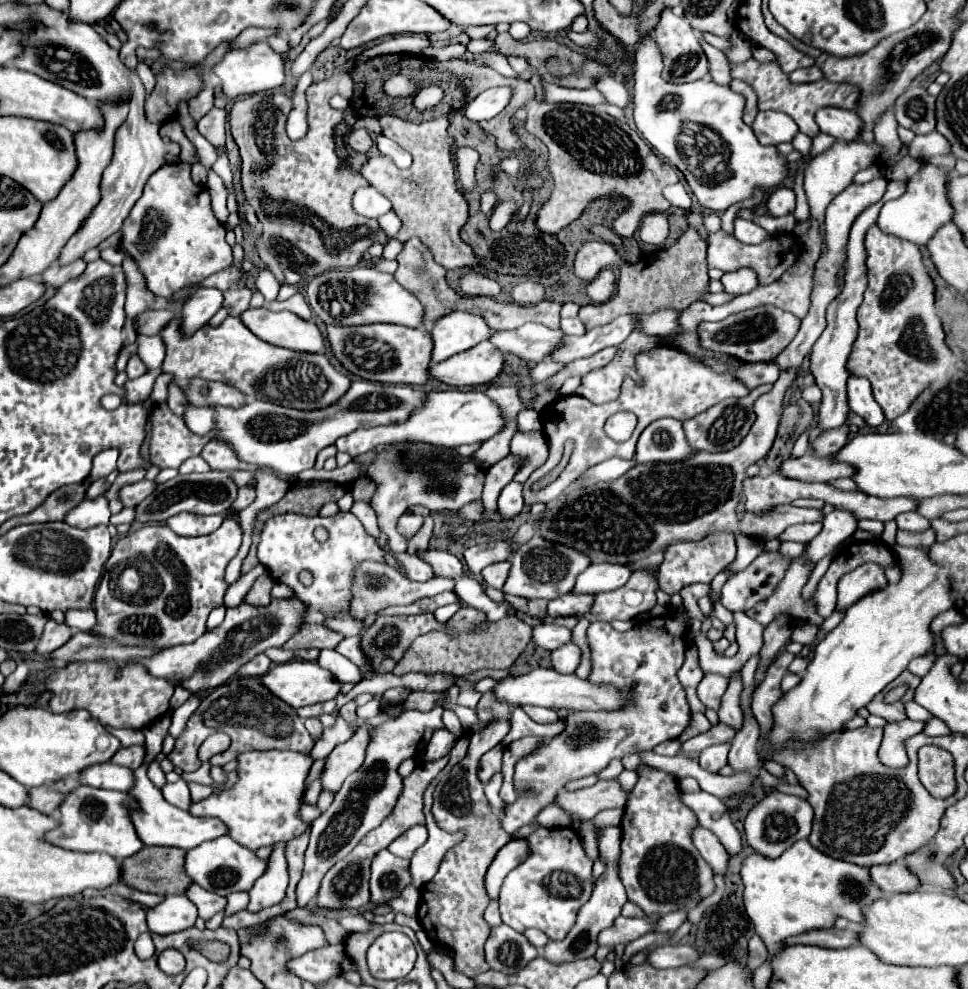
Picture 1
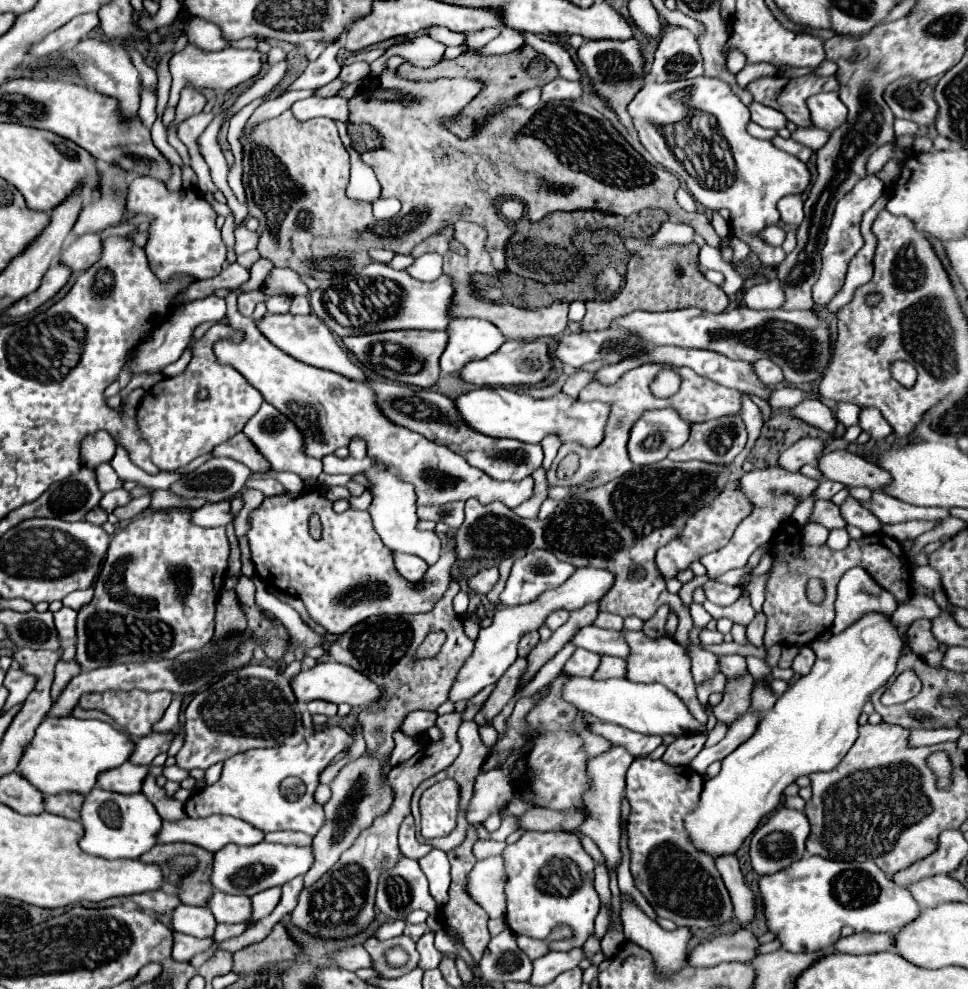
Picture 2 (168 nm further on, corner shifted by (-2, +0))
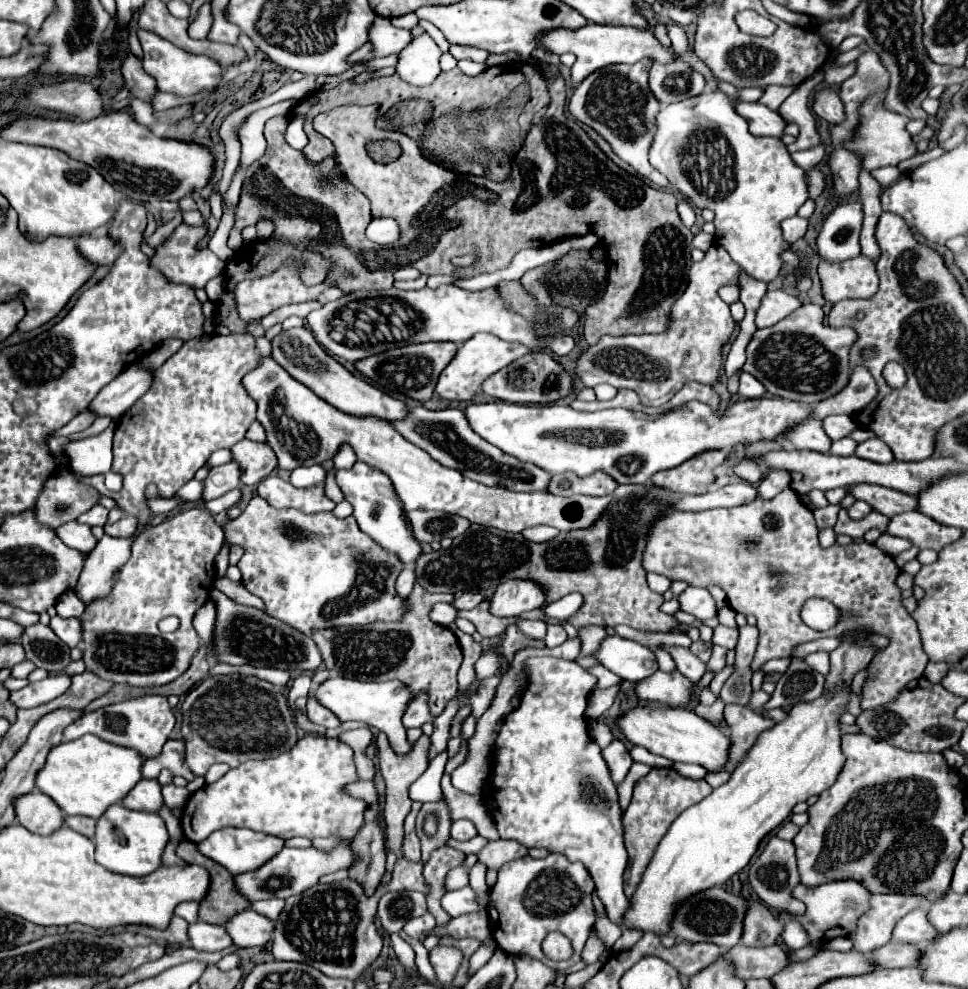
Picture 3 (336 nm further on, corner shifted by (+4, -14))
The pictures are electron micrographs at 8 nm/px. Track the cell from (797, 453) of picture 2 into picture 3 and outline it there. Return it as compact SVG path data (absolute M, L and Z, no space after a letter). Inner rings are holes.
M770 470L766 474L766 478L760 482L758 486L758 494L760 498L774 498L776 494L780 494L784 488L788 488L792 482L792 474L786 474L786 470Z

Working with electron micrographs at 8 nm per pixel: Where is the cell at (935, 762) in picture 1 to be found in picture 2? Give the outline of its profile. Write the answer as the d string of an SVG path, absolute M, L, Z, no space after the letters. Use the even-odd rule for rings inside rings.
M936 754L928 758L928 764L932 764L932 770L936 772L936 776L940 776L940 784L948 784L948 772L950 772L948 758L944 754Z

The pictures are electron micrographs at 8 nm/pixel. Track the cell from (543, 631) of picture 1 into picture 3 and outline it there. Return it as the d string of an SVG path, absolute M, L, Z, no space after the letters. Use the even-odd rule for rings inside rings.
M608 636L592 654L604 668L618 674L622 680L638 682L658 670L650 648L640 646L620 636Z

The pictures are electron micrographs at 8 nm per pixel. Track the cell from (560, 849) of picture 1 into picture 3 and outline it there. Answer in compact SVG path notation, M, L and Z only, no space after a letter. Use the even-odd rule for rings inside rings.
M550 854L546 858L524 856L508 862L500 868L498 880L488 896L488 918L490 932L498 942L498 948L508 954L526 954L542 964L562 970L580 962L582 948L594 926L594 906L592 906L594 880L590 878L586 866L580 862L570 862L564 854ZM558 930L572 940L574 954L566 962L552 962L542 954L542 940L548 932Z

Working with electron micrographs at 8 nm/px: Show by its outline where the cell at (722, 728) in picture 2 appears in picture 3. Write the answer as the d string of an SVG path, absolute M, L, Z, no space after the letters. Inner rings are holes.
M718 697L716 702L711 706L698 704L698 706L695 708L695 713L698 716L710 721L712 724L717 725L723 720L724 707L725 704Z

